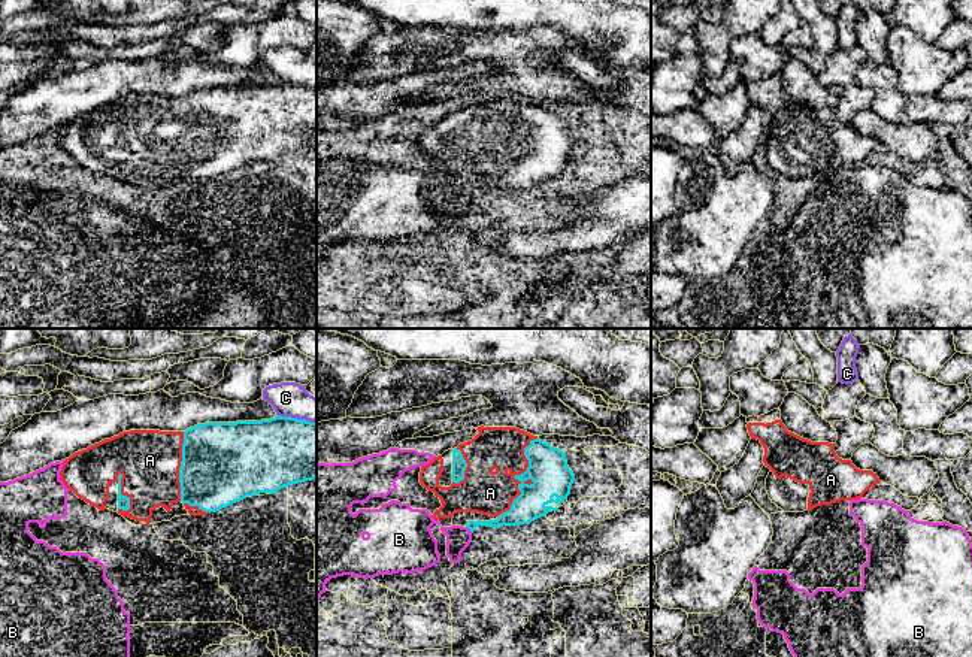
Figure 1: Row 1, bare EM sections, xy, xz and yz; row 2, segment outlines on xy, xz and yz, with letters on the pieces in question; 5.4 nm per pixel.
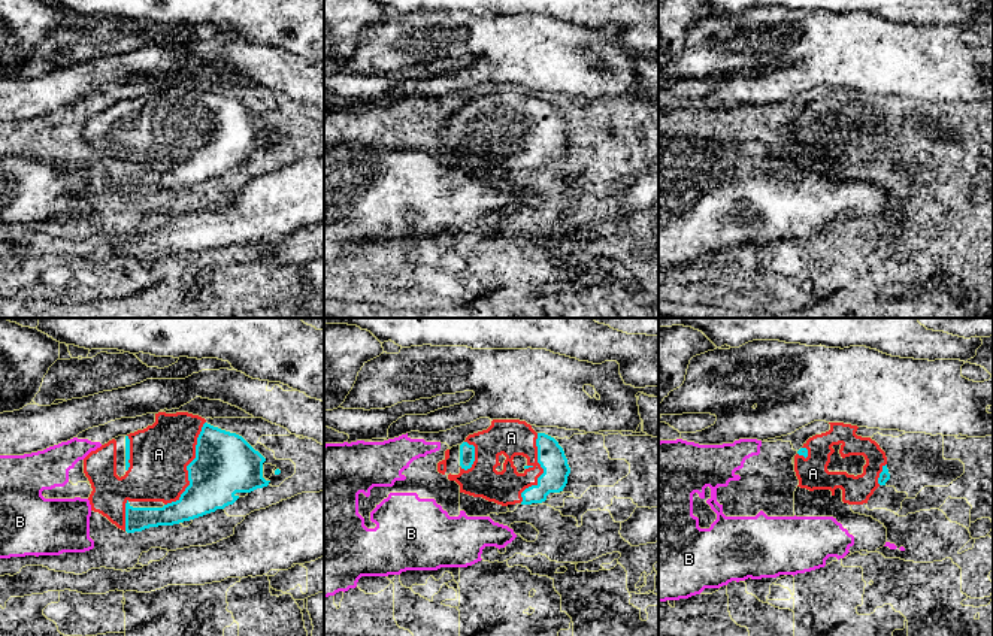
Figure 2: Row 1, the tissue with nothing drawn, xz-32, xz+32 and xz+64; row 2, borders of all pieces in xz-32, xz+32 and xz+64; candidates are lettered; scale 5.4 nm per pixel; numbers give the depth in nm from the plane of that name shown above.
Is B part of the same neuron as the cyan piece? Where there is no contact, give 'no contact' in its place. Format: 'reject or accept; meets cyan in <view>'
reject; meets cyan in xz

